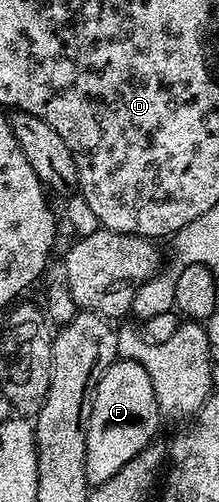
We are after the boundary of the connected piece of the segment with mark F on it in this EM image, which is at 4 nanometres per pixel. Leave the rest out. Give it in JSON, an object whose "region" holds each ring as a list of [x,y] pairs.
{"region":[[[119,359],[104,371],[96,387],[92,403],[92,419],[88,423],[86,440],[86,480],[91,486],[102,485],[124,463],[128,463],[141,449],[155,440],[160,414],[156,403],[156,391],[152,391],[152,379],[144,367],[135,361]]]}

